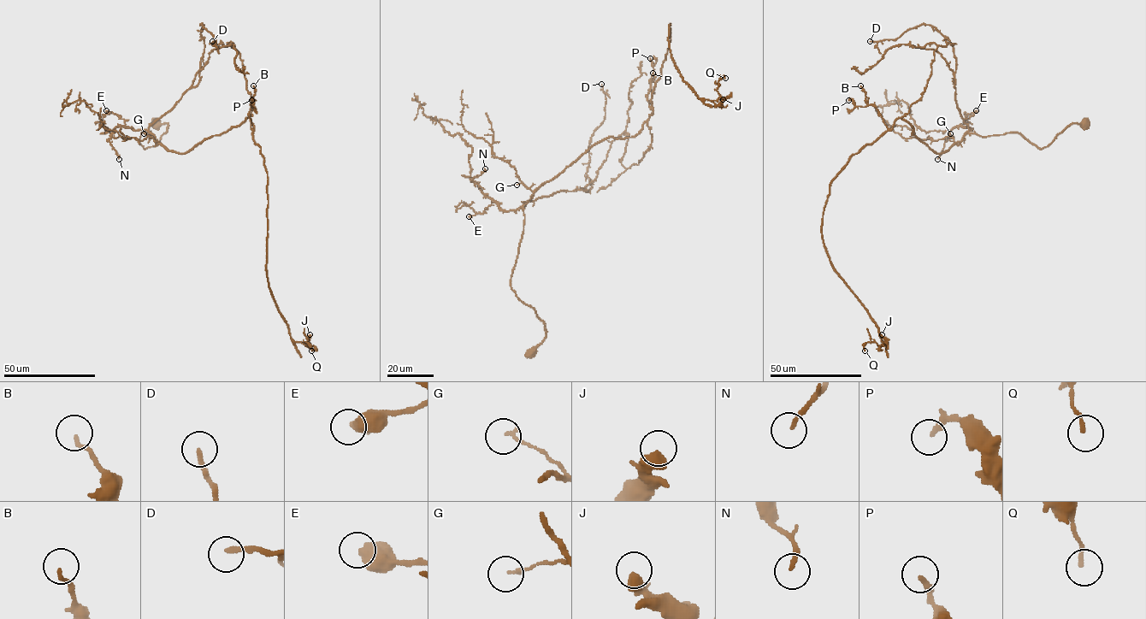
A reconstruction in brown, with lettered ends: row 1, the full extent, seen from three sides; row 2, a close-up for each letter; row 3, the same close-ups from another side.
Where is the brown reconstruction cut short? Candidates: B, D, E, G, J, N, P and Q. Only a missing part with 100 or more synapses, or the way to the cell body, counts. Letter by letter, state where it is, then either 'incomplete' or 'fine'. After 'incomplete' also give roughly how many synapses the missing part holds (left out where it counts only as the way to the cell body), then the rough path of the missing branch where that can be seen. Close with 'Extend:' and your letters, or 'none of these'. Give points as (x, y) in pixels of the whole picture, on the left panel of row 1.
B: place (253, 85); fine
D: place (212, 41); fine
E: place (106, 110); fine
G: place (144, 133); fine
J: place (310, 334); fine
N: place (119, 159); fine
P: place (251, 100); fine
Q: place (311, 350); fine
Extend: none of these

